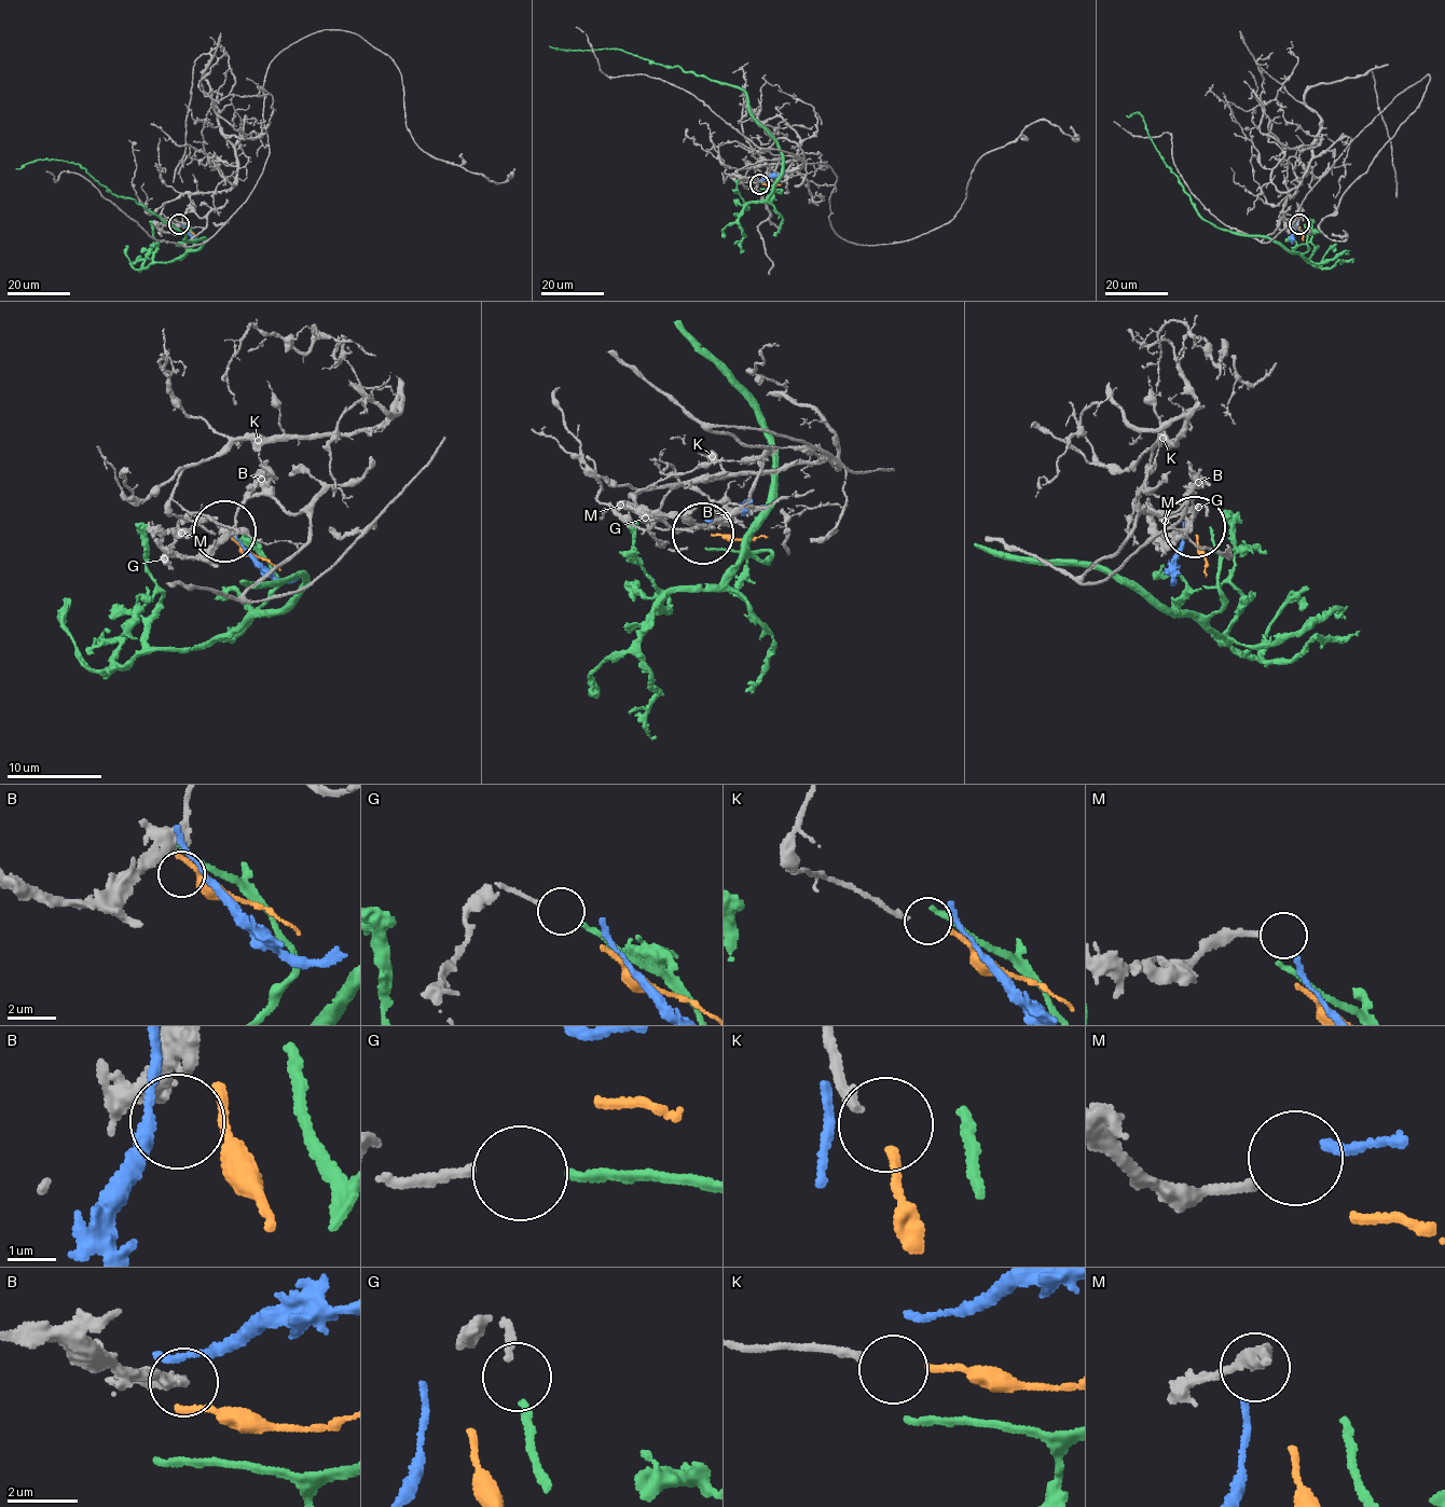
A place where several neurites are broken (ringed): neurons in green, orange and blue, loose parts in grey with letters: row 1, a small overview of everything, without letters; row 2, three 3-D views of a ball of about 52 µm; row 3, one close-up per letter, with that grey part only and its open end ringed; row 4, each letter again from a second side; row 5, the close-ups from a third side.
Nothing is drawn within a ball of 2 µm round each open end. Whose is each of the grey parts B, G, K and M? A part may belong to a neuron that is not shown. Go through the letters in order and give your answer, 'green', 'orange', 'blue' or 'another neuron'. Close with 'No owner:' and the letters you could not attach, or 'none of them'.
B: another neuron
G: green
K: orange
M: blue
No owner: B

